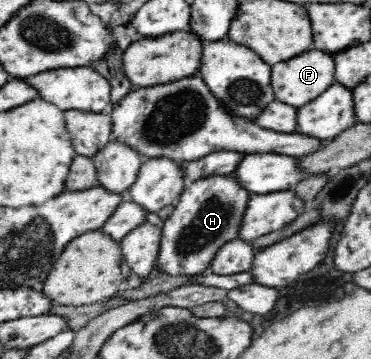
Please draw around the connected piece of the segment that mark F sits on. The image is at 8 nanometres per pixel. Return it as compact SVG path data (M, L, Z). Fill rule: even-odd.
M319 48L306 51L296 58L272 66L272 87L276 94L276 100L294 107L302 107L322 95L334 82L335 59L332 53L321 51Z

